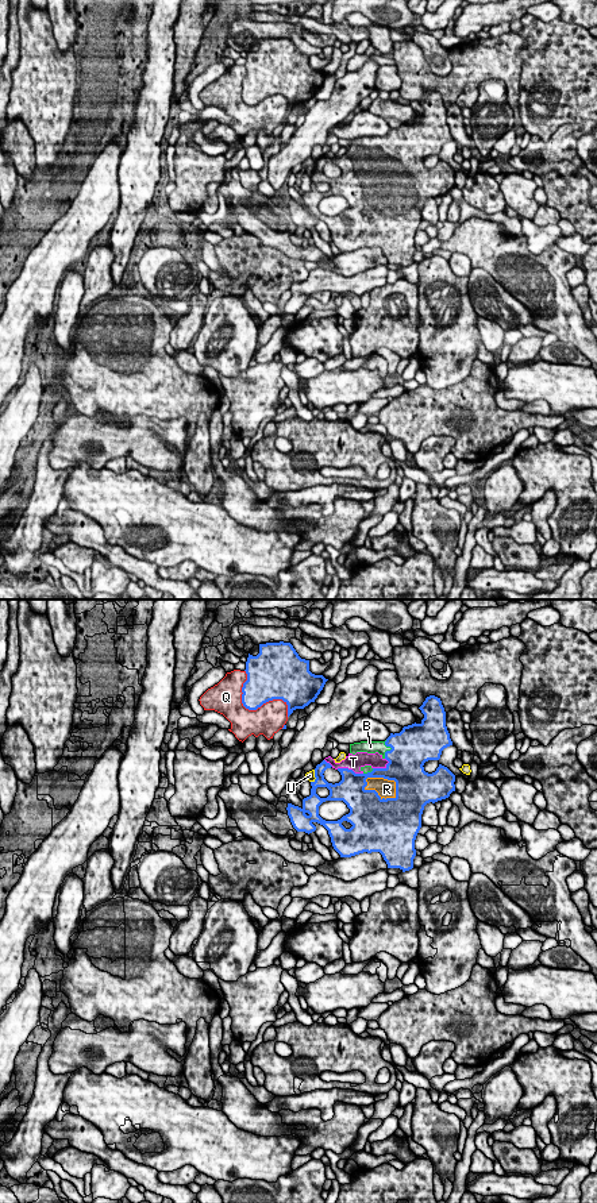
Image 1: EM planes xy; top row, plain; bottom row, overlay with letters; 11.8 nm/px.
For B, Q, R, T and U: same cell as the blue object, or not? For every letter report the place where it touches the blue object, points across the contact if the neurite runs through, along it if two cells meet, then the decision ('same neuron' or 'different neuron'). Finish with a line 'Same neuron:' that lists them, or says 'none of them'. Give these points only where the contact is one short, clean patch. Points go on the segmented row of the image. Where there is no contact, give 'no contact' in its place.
B: contact xy (391, 750); same neuron
Q: contact xy (253, 709); different neuron
R: contact xy (377, 793); same neuron
T: contact xy (350, 770); same neuron
U: contact xy (315, 777); different neuron
Same neuron: B, R, T

